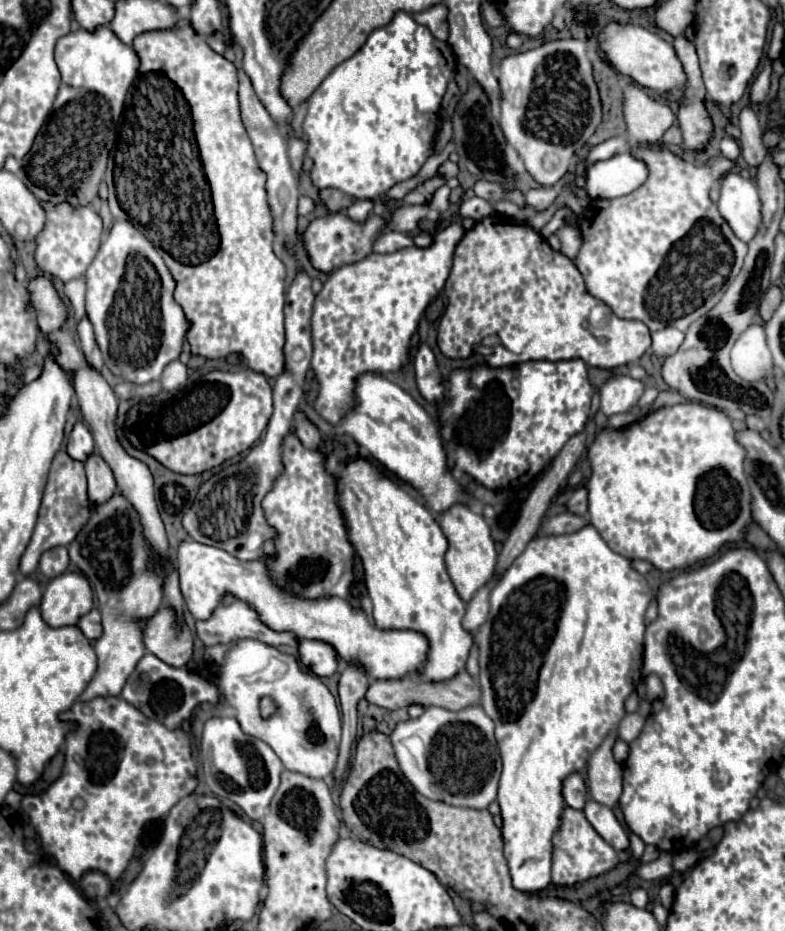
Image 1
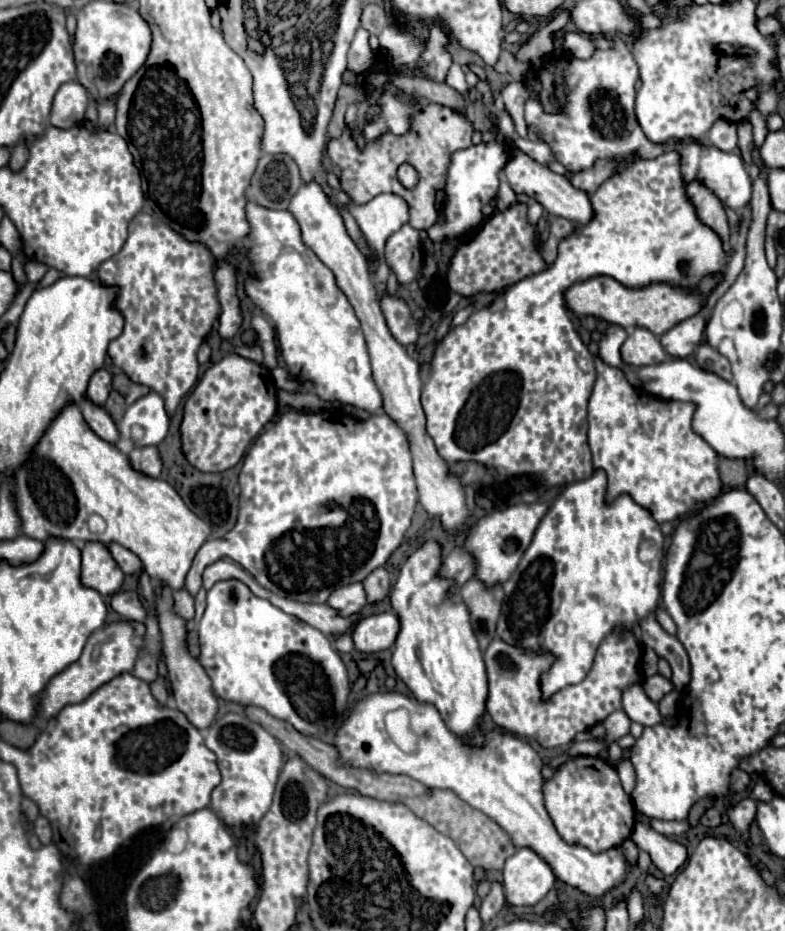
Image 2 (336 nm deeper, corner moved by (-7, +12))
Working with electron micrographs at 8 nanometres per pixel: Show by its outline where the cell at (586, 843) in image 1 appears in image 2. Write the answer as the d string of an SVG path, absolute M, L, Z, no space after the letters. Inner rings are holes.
M574 756L574 758L568 758L566 762L562 762L556 768L552 778L544 780L542 792L544 792L546 810L552 818L558 834L562 836L562 840L566 844L580 844L580 846L588 848L590 852L598 854L598 852L622 846L622 842L626 838L630 838L630 834L634 830L634 814L636 814L634 804L632 804L630 796L624 792L616 768L600 756Z

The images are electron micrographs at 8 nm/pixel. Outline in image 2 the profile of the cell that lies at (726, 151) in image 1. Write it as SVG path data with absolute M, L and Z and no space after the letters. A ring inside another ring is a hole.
M718 120L718 124L714 124L714 128L708 132L708 142L712 146L716 146L718 150L724 152L734 152L736 150L736 124L730 124L726 120Z

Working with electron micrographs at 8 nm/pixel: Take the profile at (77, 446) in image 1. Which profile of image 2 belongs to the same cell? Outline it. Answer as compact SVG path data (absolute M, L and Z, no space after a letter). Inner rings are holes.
M104 368L96 370L92 374L92 378L88 382L88 390L86 390L86 394L90 396L90 400L94 400L96 404L102 406L106 402L108 394L110 394L110 390L112 390L112 384L110 382L112 382L112 376Z

